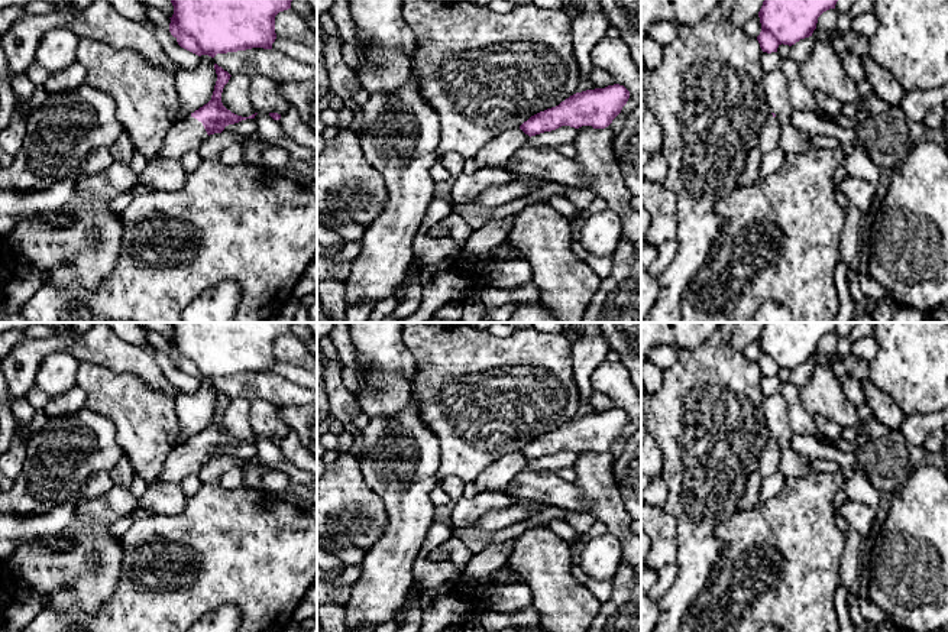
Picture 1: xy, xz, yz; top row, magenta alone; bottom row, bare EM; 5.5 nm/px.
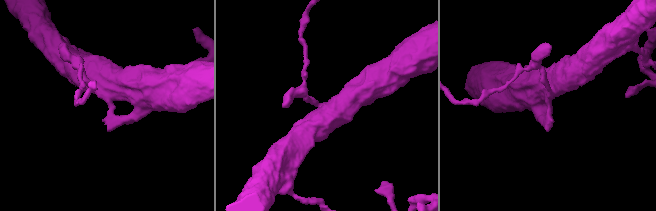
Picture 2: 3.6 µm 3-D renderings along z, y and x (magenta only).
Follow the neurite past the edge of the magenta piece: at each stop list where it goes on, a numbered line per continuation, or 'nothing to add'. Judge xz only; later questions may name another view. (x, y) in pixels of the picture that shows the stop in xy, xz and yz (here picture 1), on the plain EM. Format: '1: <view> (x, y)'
nothing to add

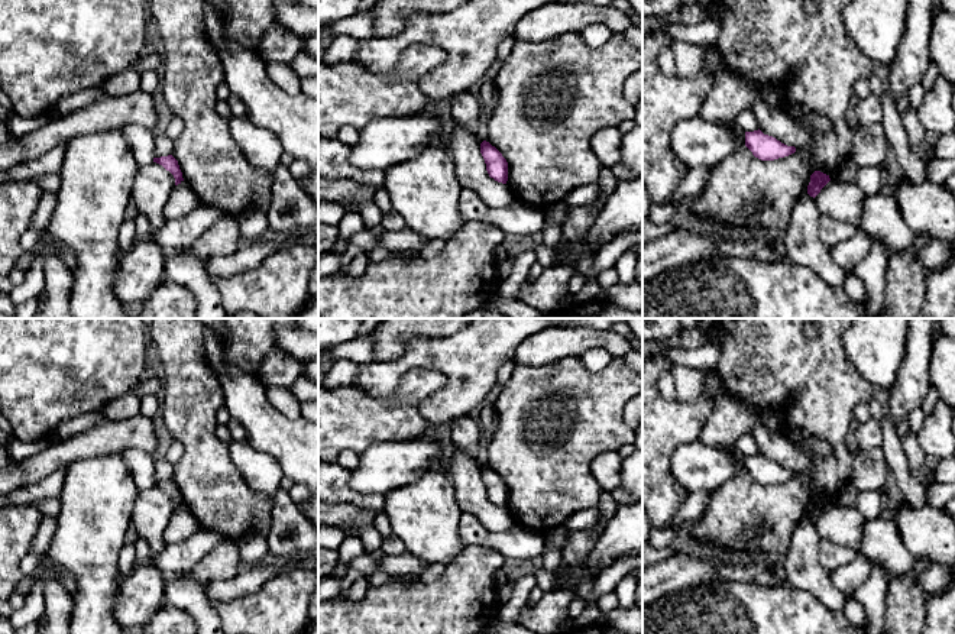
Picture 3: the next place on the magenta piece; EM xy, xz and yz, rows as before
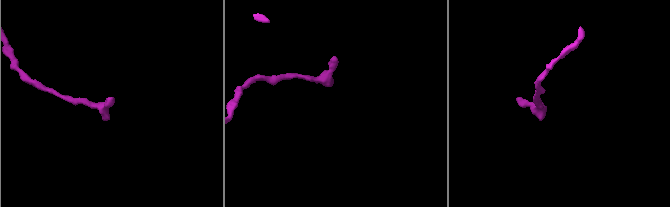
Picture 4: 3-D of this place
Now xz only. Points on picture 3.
nothing to add

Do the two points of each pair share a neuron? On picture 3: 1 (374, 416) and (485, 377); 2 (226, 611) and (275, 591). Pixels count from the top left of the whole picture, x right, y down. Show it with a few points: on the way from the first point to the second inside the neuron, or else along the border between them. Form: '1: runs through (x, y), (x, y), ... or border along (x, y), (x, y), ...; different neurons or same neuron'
1: border along (408, 369), (446, 377), (421, 404), (433, 426); different neurons
2: runs through (238, 611), (255, 611), (264, 602); same neuron

